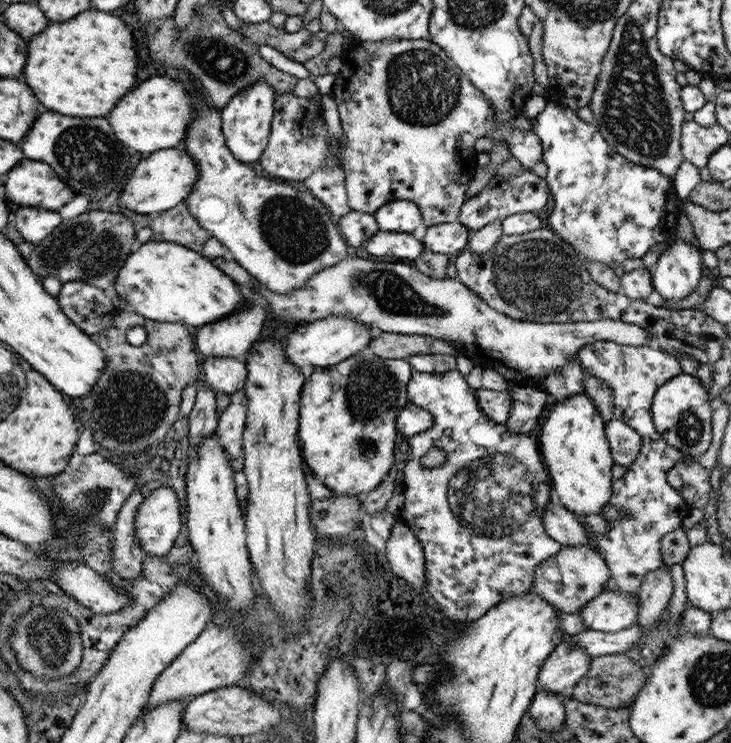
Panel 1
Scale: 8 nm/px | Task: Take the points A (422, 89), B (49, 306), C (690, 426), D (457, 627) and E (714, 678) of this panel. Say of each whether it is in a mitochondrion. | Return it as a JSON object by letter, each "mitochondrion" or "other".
{"A":"mitochondrion","B":"other","C":"mitochondrion","D":"other","E":"mitochondrion"}

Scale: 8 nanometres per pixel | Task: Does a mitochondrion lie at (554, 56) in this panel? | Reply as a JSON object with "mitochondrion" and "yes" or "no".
{"mitochondrion":"no"}

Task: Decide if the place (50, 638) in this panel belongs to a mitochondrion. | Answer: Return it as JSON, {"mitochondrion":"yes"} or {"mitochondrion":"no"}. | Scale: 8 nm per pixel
{"mitochondrion":"yes"}

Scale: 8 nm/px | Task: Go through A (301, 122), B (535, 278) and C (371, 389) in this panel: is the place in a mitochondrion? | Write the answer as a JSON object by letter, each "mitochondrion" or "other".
{"A":"other","B":"mitochondrion","C":"mitochondrion"}

